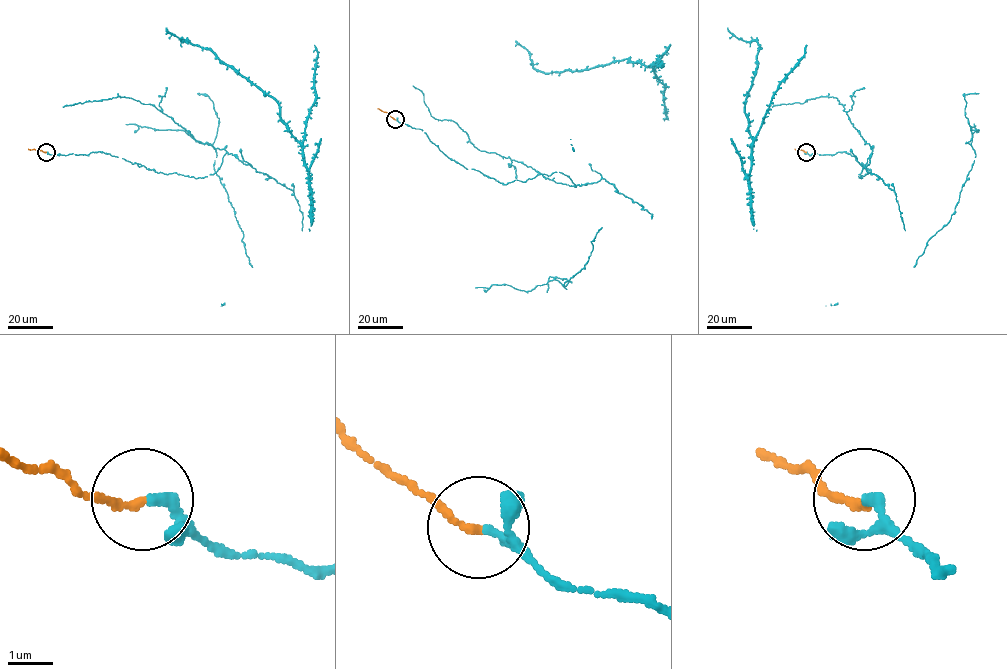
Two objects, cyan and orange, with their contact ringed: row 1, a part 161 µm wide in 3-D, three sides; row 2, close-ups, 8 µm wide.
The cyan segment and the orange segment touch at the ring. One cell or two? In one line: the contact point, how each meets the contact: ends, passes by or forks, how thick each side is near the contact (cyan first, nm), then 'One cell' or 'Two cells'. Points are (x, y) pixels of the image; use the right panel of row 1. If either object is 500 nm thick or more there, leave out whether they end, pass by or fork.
Place: (806, 152). At the ring cyan passes by. At the ring orange ends. Thickness 150 nm (cyan) against 170 nm. One cell

